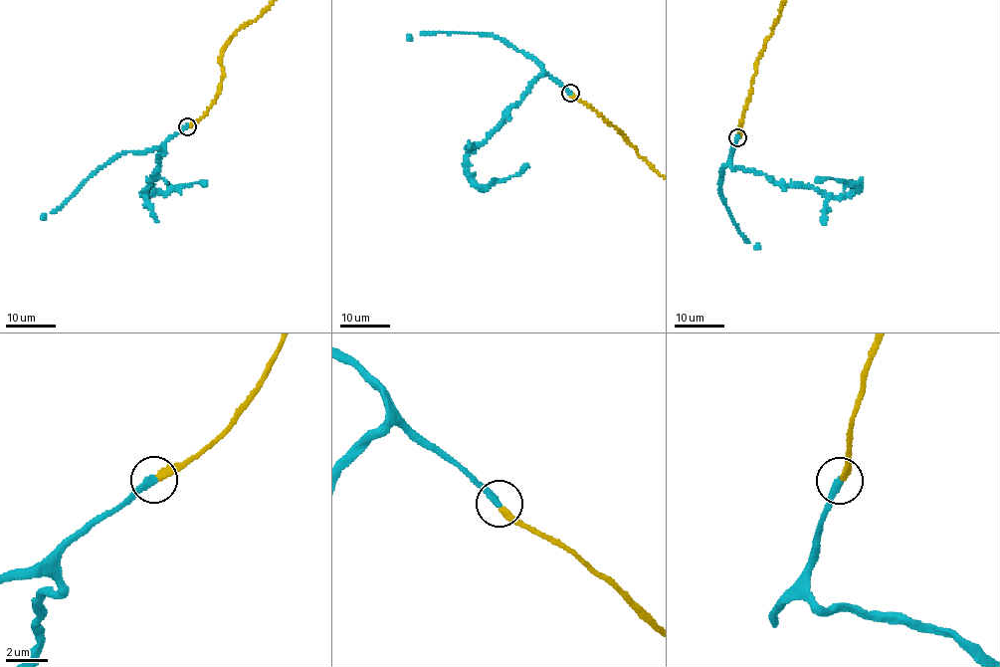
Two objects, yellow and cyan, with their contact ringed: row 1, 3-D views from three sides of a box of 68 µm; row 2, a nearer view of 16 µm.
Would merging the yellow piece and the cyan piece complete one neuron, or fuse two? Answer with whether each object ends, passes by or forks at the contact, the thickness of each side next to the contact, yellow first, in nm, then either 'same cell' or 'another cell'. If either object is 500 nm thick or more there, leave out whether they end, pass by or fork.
yellow ends there; cyan ends there; 340 nm thick on the yellow side, 340 nm on the other; same cell

